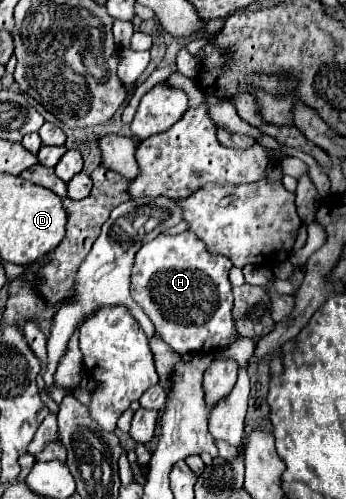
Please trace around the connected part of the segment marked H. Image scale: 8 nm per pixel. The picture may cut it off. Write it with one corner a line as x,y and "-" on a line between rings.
192,231
180,235
160,233
146,243
134,259
130,295
152,319
158,337
176,353
216,353
240,339
232,315
230,269
232,261
224,255
210,255
204,241

